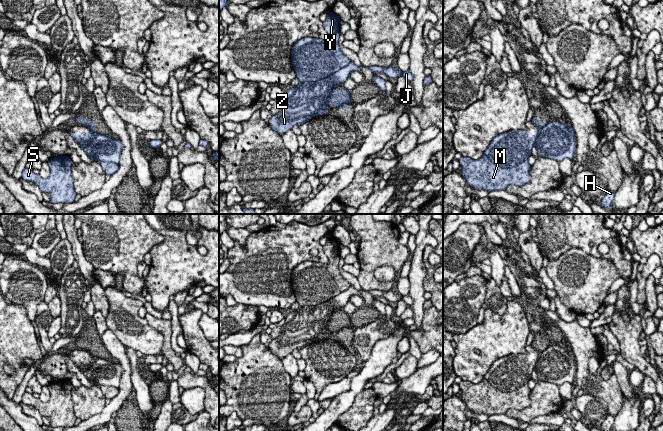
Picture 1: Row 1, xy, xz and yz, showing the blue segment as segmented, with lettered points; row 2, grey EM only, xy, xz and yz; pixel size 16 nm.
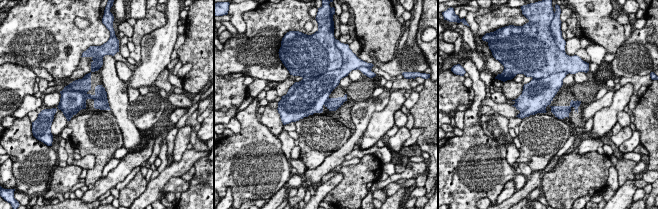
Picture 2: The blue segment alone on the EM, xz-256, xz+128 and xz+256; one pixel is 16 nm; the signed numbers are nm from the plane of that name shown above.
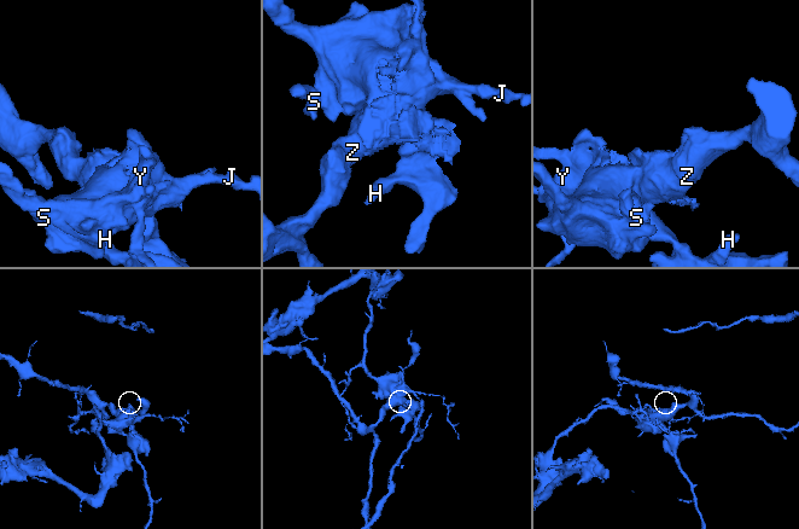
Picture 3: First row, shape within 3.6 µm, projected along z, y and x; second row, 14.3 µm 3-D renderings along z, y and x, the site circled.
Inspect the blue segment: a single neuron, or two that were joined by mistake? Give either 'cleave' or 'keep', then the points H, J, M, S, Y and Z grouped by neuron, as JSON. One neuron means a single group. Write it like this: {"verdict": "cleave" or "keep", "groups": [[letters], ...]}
{"verdict": "cleave", "groups": [["H", "M", "S", "Y"], ["J", "Z"]]}

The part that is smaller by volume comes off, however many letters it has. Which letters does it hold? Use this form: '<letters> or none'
J, Z

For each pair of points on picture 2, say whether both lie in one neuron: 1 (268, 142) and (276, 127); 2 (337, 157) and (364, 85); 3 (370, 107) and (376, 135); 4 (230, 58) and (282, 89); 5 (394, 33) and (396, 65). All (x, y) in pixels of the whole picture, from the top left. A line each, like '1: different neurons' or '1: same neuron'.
1: different neurons
2: same neuron
3: different neurons
4: different neurons
5: different neurons

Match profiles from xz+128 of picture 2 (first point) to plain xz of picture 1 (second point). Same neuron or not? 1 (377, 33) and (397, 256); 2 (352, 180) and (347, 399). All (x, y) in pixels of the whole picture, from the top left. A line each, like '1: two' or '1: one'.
1: one
2: two

